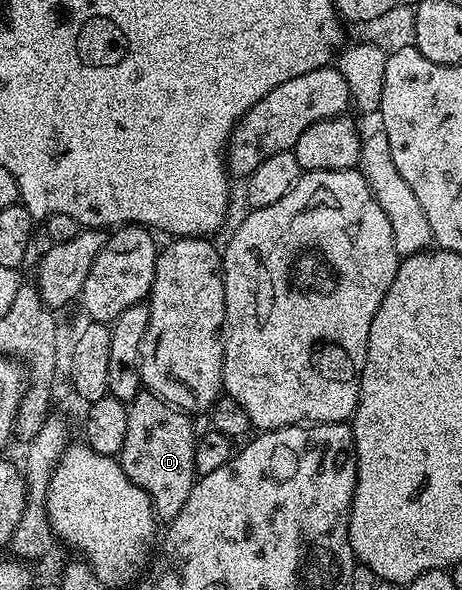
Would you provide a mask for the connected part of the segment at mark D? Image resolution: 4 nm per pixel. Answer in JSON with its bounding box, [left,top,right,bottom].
[117,392,194,519]

